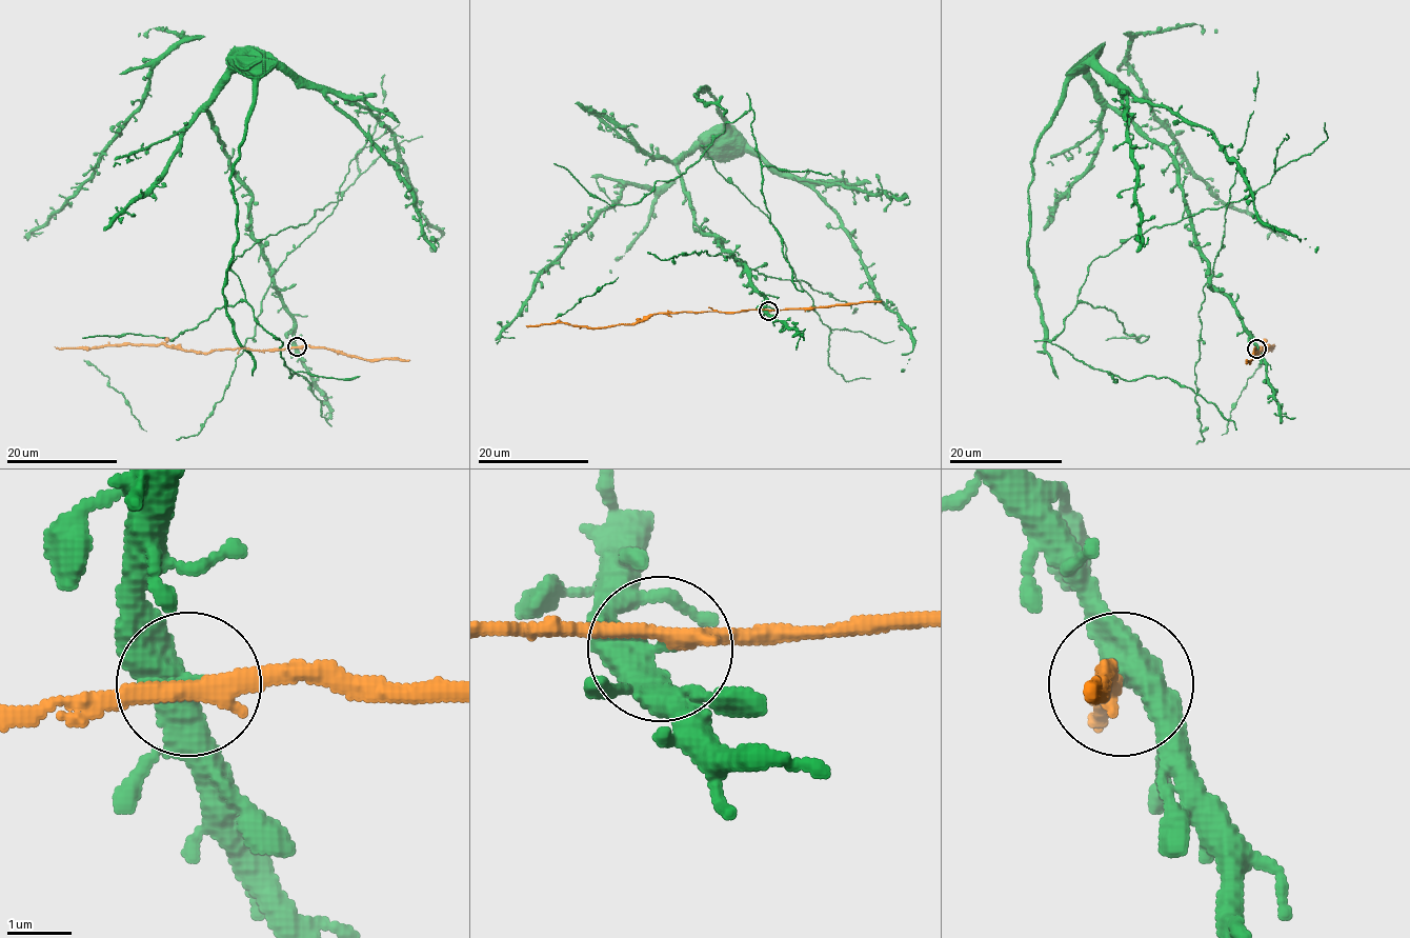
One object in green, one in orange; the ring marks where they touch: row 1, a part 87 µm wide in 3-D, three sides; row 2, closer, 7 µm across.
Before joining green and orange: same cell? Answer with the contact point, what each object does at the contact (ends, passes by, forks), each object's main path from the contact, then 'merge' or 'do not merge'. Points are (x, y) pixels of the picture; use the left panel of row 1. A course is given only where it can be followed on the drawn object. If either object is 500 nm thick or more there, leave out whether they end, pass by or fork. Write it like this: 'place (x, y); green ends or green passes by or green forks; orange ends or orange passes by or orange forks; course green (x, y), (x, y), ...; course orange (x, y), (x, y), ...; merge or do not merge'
place (297, 346); green passes by; orange passes by; course green (297, 346), (254, 235), (250, 191), (207, 104), (237, 70), (283, 66), (365, 107), (442, 234), (429, 247); course orange (297, 346), (219, 348), (207, 353), (182, 351), (161, 344), (54, 346); do not merge

